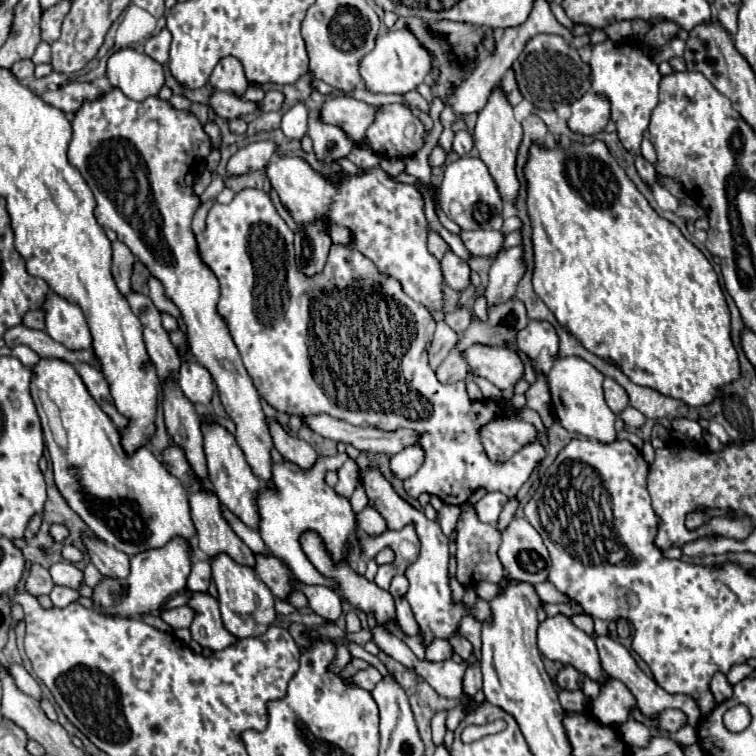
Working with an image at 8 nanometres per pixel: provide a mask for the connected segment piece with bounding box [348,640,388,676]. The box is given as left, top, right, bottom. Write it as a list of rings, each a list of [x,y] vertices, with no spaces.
[[[348,640],[348,650],[350,650],[350,654],[352,654],[352,658],[359,658],[366,660],[366,662],[370,662],[372,666],[376,666],[378,670],[380,670],[380,674],[382,676],[388,676],[388,670],[386,670],[386,666],[380,662],[376,656],[366,652],[362,646],[358,646],[356,642],[352,642],[352,640]]]

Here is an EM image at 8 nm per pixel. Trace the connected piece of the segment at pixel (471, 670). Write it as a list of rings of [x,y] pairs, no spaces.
[[[474,662],[472,666],[468,666],[464,674],[464,692],[476,694],[478,690],[482,690],[482,674],[480,674],[480,664]]]

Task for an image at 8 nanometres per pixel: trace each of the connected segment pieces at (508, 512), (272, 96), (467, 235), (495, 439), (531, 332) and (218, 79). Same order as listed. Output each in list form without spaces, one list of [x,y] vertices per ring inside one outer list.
[[[510,498],[510,500],[508,500],[508,504],[504,506],[502,514],[500,514],[500,520],[498,520],[498,528],[500,528],[500,530],[504,530],[504,526],[508,526],[508,522],[514,518],[516,508],[518,508],[516,500],[514,500],[514,498]]]
[[[268,90],[262,104],[258,104],[258,106],[262,112],[274,112],[274,110],[280,110],[282,104],[284,104],[284,94],[278,90]]]
[[[462,230],[460,238],[472,256],[482,258],[494,258],[504,244],[504,234],[500,230],[474,230],[474,232]]]
[[[496,418],[496,422],[490,422],[480,430],[480,438],[486,454],[496,462],[504,462],[526,444],[540,440],[534,424],[512,418]]]
[[[530,320],[530,324],[518,334],[518,348],[530,358],[536,358],[542,350],[550,356],[558,354],[558,336],[552,324]]]
[[[232,56],[222,58],[212,76],[210,76],[210,86],[214,90],[222,90],[222,92],[232,92],[236,96],[244,96],[246,88],[248,88],[248,80],[244,76],[244,70],[240,66],[240,62]]]

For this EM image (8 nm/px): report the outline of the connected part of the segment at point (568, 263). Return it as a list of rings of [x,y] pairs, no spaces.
[[[594,140],[592,144],[576,142],[576,144],[570,144],[568,150],[564,150],[560,144],[554,150],[532,146],[524,174],[528,180],[528,212],[530,212],[532,230],[534,230],[534,234],[532,234],[532,240],[534,240],[532,284],[534,284],[538,298],[554,312],[558,324],[566,332],[570,332],[588,352],[618,366],[634,384],[646,386],[646,388],[652,388],[664,396],[682,400],[688,406],[710,404],[724,386],[728,386],[728,384],[736,382],[736,378],[740,378],[740,360],[738,360],[738,352],[732,344],[732,334],[730,334],[730,310],[728,310],[726,298],[722,294],[718,274],[714,272],[714,268],[706,260],[706,256],[692,242],[688,242],[672,222],[664,220],[650,208],[646,198],[636,190],[634,182],[618,166],[618,162],[608,152],[608,148],[602,140]]]

